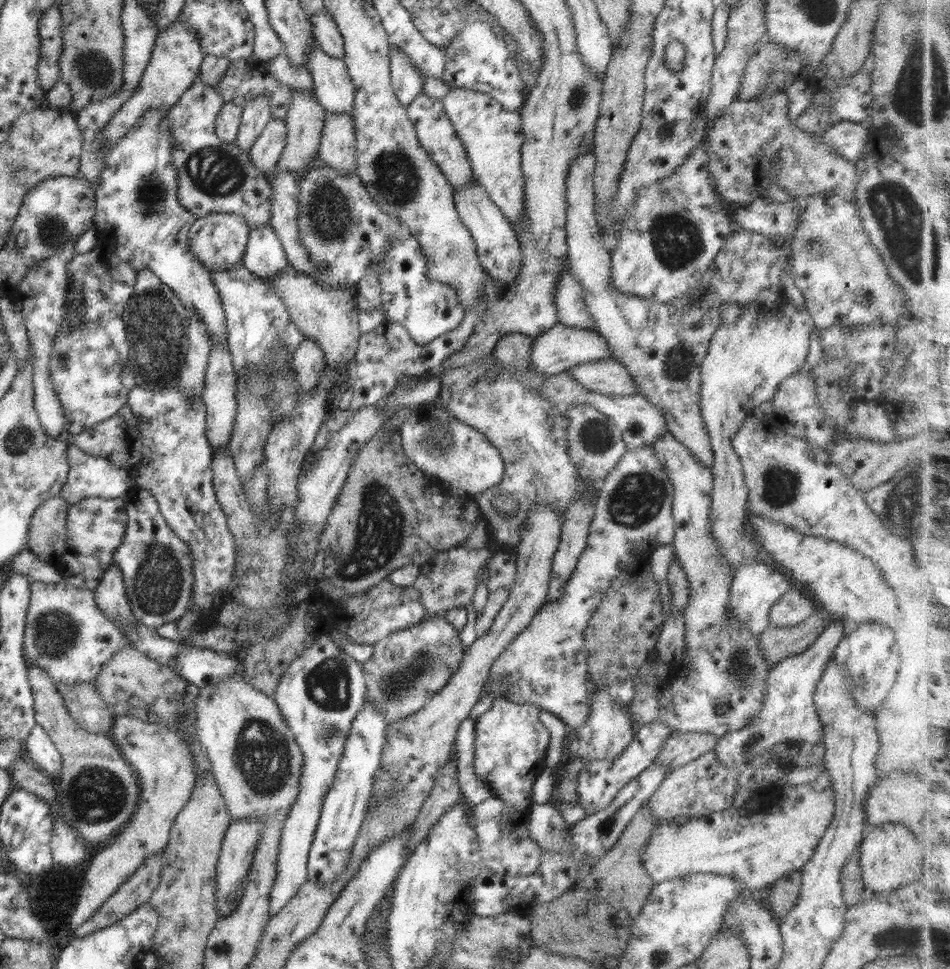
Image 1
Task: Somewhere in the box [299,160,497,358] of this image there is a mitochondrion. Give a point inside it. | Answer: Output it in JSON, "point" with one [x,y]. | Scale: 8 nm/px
{"point":[328,212]}

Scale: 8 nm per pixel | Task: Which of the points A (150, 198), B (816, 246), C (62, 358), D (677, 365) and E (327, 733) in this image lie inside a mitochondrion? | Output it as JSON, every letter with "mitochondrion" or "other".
{"A":"mitochondrion","B":"mitochondrion","C":"other","D":"mitochondrion","E":"mitochondrion"}

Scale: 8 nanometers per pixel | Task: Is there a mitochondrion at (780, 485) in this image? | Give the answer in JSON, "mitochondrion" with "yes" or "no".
{"mitochondrion":"yes"}

